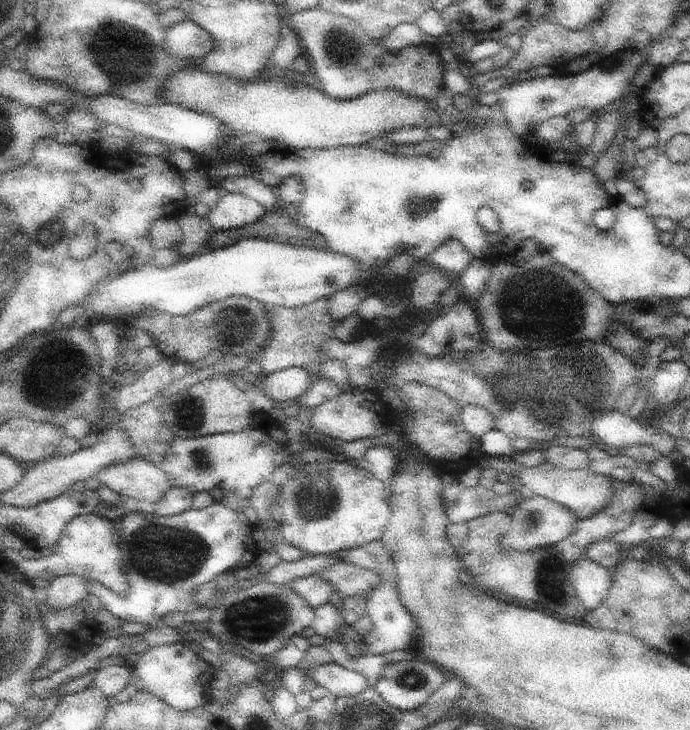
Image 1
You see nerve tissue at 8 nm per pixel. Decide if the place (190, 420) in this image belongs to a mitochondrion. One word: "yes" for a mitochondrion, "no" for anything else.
yes

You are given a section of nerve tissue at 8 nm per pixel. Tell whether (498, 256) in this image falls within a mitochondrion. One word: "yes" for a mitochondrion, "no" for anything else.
no

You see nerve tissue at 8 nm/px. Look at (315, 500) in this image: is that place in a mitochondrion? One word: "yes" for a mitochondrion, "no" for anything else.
yes

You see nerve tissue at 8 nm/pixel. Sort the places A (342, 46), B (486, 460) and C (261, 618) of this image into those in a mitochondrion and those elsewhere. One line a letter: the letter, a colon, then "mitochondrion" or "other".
A: mitochondrion
B: other
C: mitochondrion

